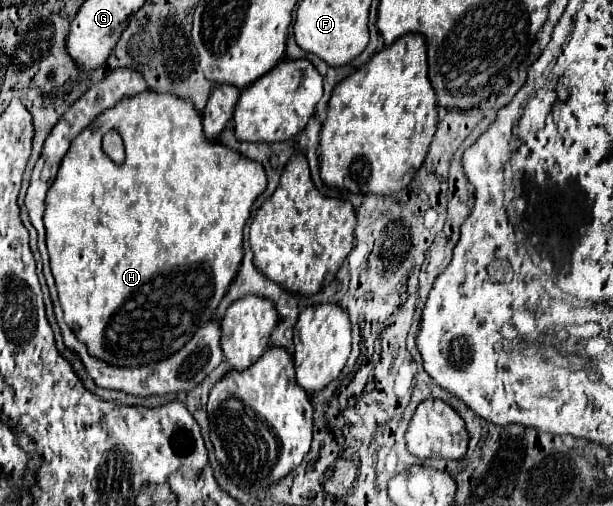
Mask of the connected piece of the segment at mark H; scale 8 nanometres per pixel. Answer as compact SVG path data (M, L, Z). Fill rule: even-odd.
M144 91L132 99L124 99L124 103L118 103L116 107L112 107L112 111L100 115L100 119L96 119L96 123L92 123L88 131L82 131L76 137L72 151L68 151L68 155L64 157L64 163L60 165L60 171L48 191L44 225L46 225L46 245L50 253L52 275L56 279L58 297L64 309L64 321L74 331L74 335L82 343L86 343L88 353L108 365L136 367L136 365L158 363L162 359L168 359L168 355L180 351L180 347L184 347L188 339L192 339L192 335L212 319L212 313L216 311L220 299L228 291L228 285L232 283L242 263L242 229L250 217L254 201L264 189L266 189L266 173L262 165L258 161L244 159L240 153L224 147L222 143L206 141L202 133L200 113L192 107L192 103L176 99L174 95ZM112 129L116 129L124 139L126 161L122 165L116 165L102 151L102 137Z

